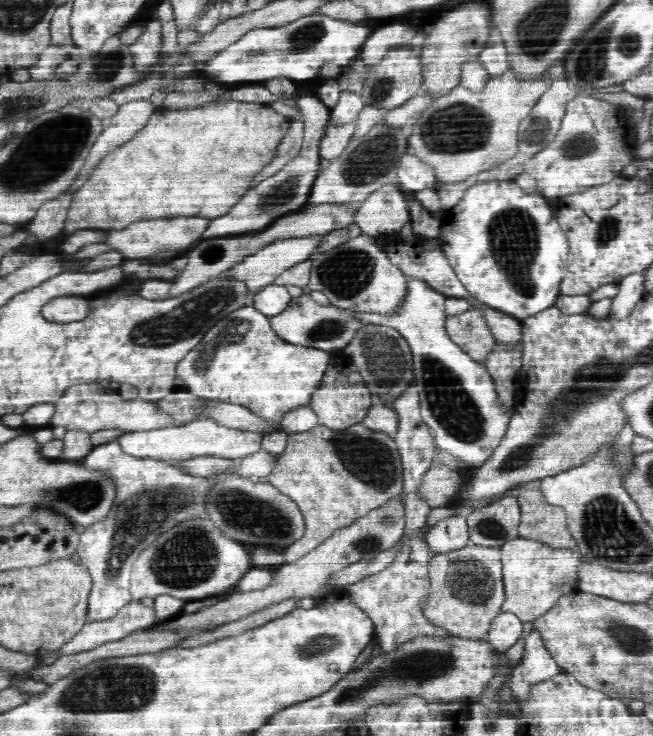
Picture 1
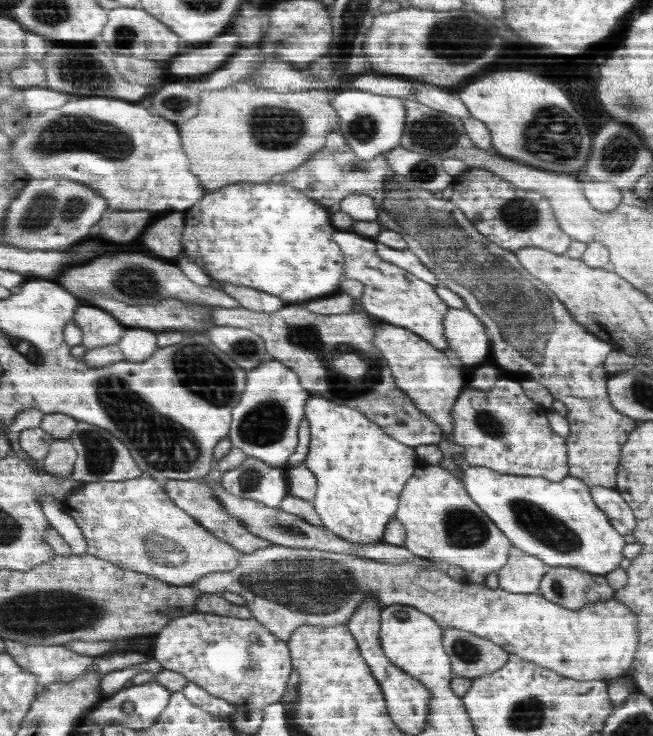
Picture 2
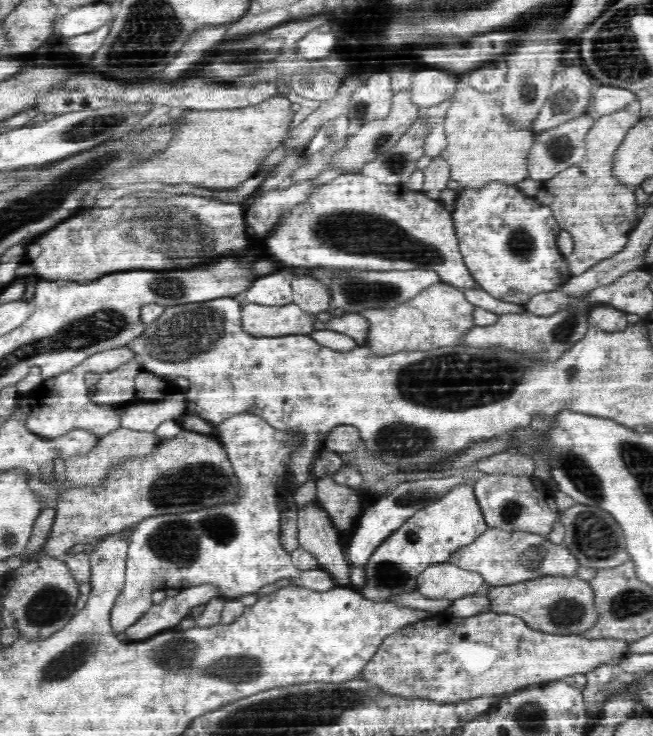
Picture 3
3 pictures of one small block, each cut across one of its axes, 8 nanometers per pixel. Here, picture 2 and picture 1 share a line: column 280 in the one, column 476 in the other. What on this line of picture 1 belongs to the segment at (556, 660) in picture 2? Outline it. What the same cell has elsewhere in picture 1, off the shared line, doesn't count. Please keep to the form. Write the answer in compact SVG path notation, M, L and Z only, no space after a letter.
M470 544L445 555L433 556L428 570L432 594L421 606L428 621L437 628L446 629L450 635L488 639L491 622L502 612L506 600L499 547Z

